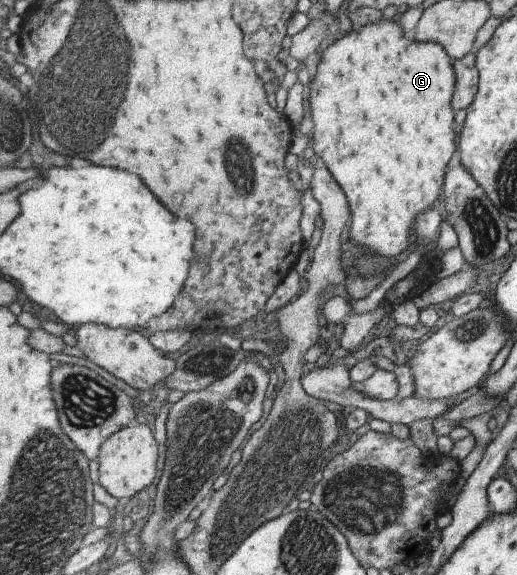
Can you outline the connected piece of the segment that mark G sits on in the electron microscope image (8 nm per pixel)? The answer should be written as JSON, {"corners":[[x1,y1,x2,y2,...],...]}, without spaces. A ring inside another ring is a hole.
{"corners":[[396,16,392,19,382,18,379,22,366,24,359,30,351,30,336,40,329,46,320,59,317,69,311,70,315,75,315,80,311,84,310,97,311,114,313,114,311,130,314,136,313,148,317,156,321,157,327,164,331,172,335,174,335,178,339,180,339,184,343,186,343,190,347,192,349,200,351,200,351,210,353,210,353,222,350,223,350,238,359,246,363,246,367,252,371,254,379,254,379,256,387,256,387,258,404,259,415,245,415,222,417,218,435,208,437,202,441,200,441,186,443,186,443,176,445,176,445,168,447,162,453,158,455,150,455,132,453,132,453,109,451,106,451,94,455,94,456,86,456,70,451,68,448,52,441,42,417,42,412,33,405,33,403,26,399,23]]}

